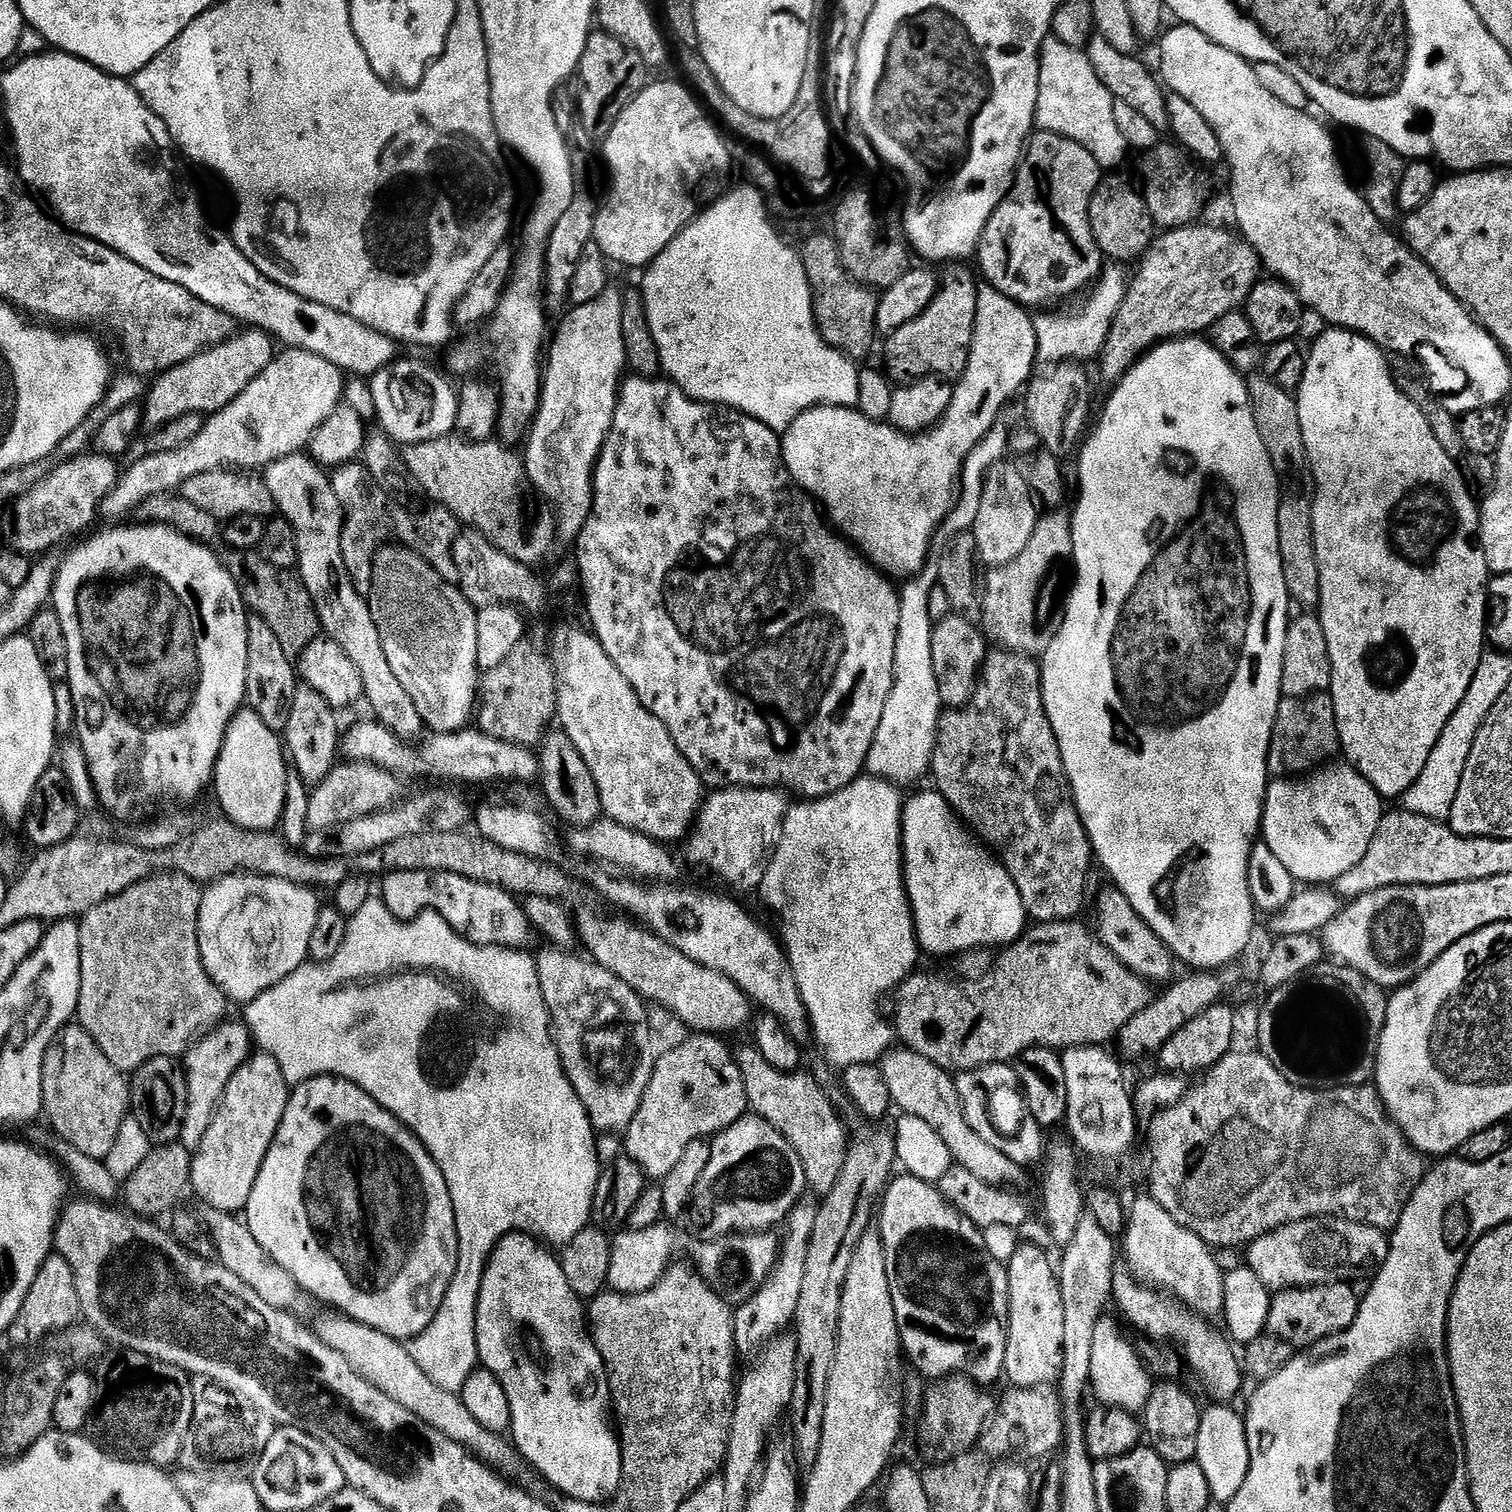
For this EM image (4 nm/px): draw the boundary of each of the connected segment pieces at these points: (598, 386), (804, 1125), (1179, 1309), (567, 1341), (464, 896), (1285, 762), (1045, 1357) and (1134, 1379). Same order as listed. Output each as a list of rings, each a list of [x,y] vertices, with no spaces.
[[[609,286],[594,302],[569,307],[563,313],[564,321],[556,328],[556,337],[551,337],[546,348],[546,363],[542,368],[540,406],[527,433],[528,449],[523,449],[524,469],[532,487],[556,515],[555,527],[558,536],[568,542],[575,541],[592,509],[594,473],[602,446],[614,422],[616,400],[620,397],[622,377],[626,372],[626,342],[622,342],[622,302],[624,292]]]
[[[755,1046],[740,1049],[737,1047],[734,1055],[736,1064],[742,1070],[742,1082],[746,1086],[749,1109],[755,1115],[761,1116],[770,1126],[774,1126],[774,1130],[778,1130],[778,1134],[782,1134],[782,1138],[786,1138],[786,1142],[790,1142],[794,1154],[798,1154],[798,1162],[802,1162],[807,1187],[817,1197],[828,1196],[830,1190],[834,1190],[834,1182],[838,1182],[838,1174],[842,1174],[842,1162],[846,1162],[850,1143],[850,1135],[848,1136],[847,1130],[844,1129],[844,1124],[840,1121],[840,1116],[836,1113],[831,1098],[816,1085],[814,1077],[807,1076],[807,1071],[783,1072],[782,1070],[774,1070],[774,1066],[770,1066],[770,1062],[766,1062],[766,1058],[762,1058],[762,1054]]]
[[[1128,1270],[1113,1274],[1112,1300],[1120,1312],[1152,1342],[1167,1342],[1175,1346],[1190,1373],[1197,1372],[1204,1379],[1208,1392],[1216,1402],[1232,1402],[1246,1384],[1246,1373],[1239,1355],[1232,1353],[1229,1337],[1219,1327],[1213,1326],[1202,1316],[1185,1308],[1179,1300],[1151,1287],[1145,1286]]]
[[[511,1232],[496,1244],[478,1294],[476,1355],[506,1390],[508,1418],[512,1420],[510,1440],[521,1457],[531,1467],[533,1464],[557,1488],[557,1493],[602,1504],[611,1501],[611,1496],[622,1488],[620,1441],[610,1423],[608,1375],[602,1354],[598,1354],[592,1341],[585,1305],[570,1290],[559,1259],[547,1251],[551,1252],[541,1241],[522,1232]]]
[[[389,872],[383,877],[384,904],[397,920],[412,920],[418,914],[434,911],[442,914],[458,935],[478,946],[491,948],[527,949],[528,939],[534,929],[528,923],[521,901],[506,890],[486,886],[482,882],[470,882],[470,878],[458,878],[458,874],[441,872]]]
[[[1315,692],[1312,696],[1281,699],[1276,721],[1274,722],[1274,730],[1270,738],[1270,750],[1268,751],[1269,777],[1299,778],[1305,774],[1311,774],[1317,768],[1327,765],[1335,757],[1332,755],[1337,755],[1339,752],[1340,735],[1338,734],[1338,722],[1334,714],[1334,702],[1331,695]]]
[[[1021,1243],[1006,1265],[1008,1270],[1008,1337],[1004,1376],[1018,1388],[1055,1385],[1063,1368],[1063,1314],[1060,1277],[1054,1264],[1036,1244]]]
[[[1109,1318],[1097,1322],[1093,1338],[1093,1358],[1090,1360],[1090,1388],[1101,1405],[1124,1408],[1130,1413],[1143,1413],[1152,1393],[1154,1377],[1140,1358],[1137,1345],[1127,1344],[1120,1337],[1120,1328]]]

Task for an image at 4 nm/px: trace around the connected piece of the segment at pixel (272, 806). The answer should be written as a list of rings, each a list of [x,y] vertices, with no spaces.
[[[250,710],[236,713],[226,730],[216,763],[214,792],[223,815],[230,823],[248,831],[269,832],[280,824],[286,802],[286,778],[290,769],[281,737],[258,714]]]

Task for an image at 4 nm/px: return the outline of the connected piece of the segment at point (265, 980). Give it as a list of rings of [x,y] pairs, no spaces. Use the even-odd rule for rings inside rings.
[[[245,874],[224,877],[215,883],[208,884],[203,889],[200,897],[200,913],[198,914],[198,946],[202,954],[202,966],[206,966],[206,974],[210,974],[212,981],[224,991],[224,995],[228,997],[229,1001],[236,1003],[237,1000],[240,1006],[247,1006],[254,998],[258,998],[258,994],[270,990],[278,982],[282,982],[282,978],[294,974],[294,970],[298,970],[306,963],[308,960],[308,947],[310,946],[310,934],[314,934],[314,922],[318,922],[318,914],[322,907],[322,901],[315,894],[317,895],[311,887],[284,881],[282,878]]]

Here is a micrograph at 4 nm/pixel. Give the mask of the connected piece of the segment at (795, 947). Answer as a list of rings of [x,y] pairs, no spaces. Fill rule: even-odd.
[[[861,774],[850,786],[838,790],[821,800],[811,802],[796,802],[791,805],[780,828],[780,835],[768,861],[768,869],[762,878],[758,892],[764,895],[776,907],[780,920],[784,923],[782,947],[788,953],[788,960],[794,966],[796,981],[802,994],[802,1002],[808,1011],[810,1036],[820,1047],[820,1052],[833,1064],[837,1070],[843,1070],[855,1064],[874,1064],[884,1058],[894,1044],[894,1029],[880,1013],[880,999],[887,997],[897,984],[913,975],[916,964],[916,927],[912,921],[912,907],[908,901],[908,892],[904,889],[904,849],[900,838],[900,819],[904,813],[905,797],[900,796],[901,789],[888,780],[878,780],[875,776]]]

